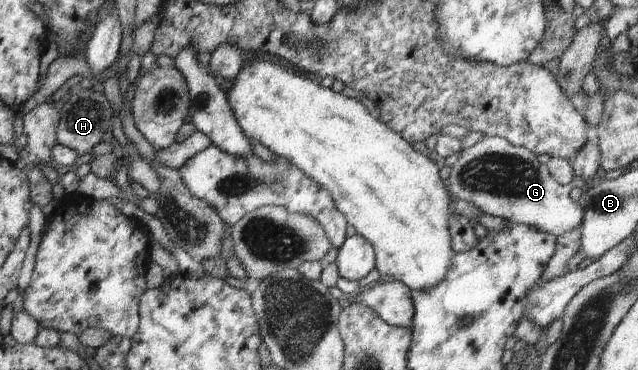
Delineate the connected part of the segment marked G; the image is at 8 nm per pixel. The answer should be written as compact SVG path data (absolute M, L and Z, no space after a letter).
M485 137L469 149L463 149L445 183L454 200L472 203L482 213L528 225L557 238L581 227L584 219L582 205L570 198L572 186L556 183L538 156L510 145L502 137Z

